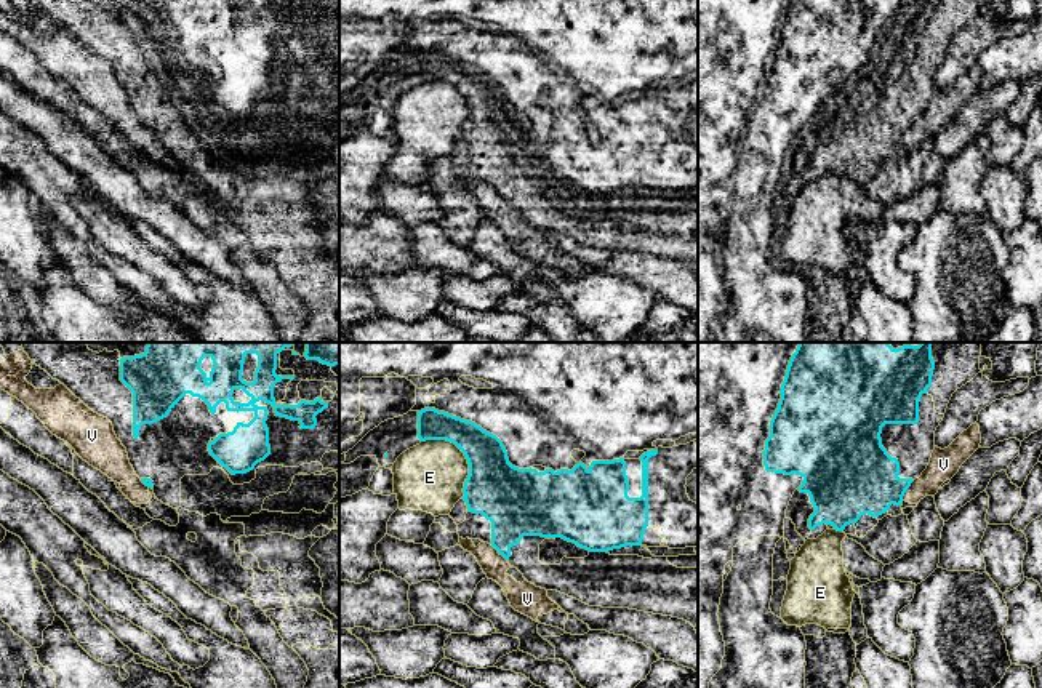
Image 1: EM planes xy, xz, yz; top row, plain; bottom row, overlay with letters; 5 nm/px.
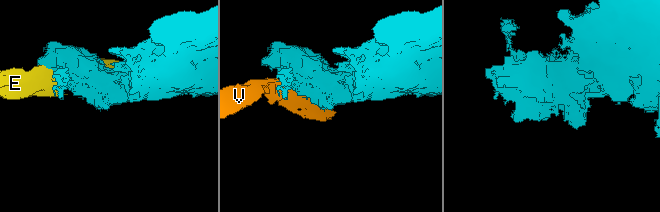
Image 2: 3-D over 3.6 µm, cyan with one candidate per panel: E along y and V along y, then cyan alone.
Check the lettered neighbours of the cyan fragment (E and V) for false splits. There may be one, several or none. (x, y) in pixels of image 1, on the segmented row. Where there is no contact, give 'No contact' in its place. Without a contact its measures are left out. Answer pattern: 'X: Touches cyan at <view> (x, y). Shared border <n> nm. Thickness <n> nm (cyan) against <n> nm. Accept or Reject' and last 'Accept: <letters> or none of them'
E: Touches cyan at xz (464, 455). Shared border 360 nm. Thickness 300 nm (cyan) against 340 nm. Reject
V: Touches cyan at yz (906, 488). Shared border 120 nm. Thickness 380 nm (cyan) against 150 nm. Reject
Accept: none of them

